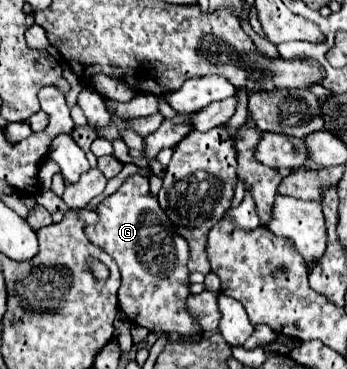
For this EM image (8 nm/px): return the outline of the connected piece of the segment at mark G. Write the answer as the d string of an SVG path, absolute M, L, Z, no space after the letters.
M129 177L113 195L109 195L97 207L97 213L99 223L93 227L85 227L85 233L93 245L103 247L119 265L119 309L123 311L123 315L131 323L143 325L155 333L201 333L201 327L185 311L185 299L189 295L187 241L171 227L171 221L161 211L157 197L149 191L147 177Z

